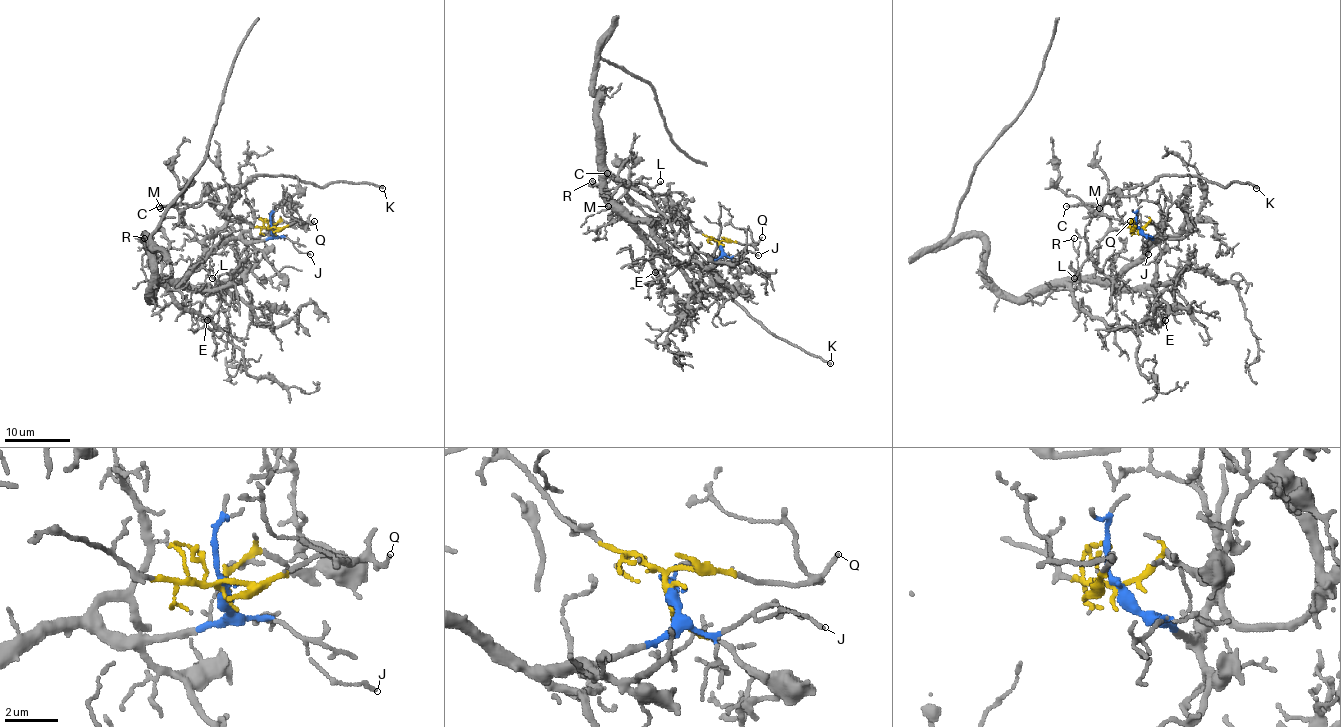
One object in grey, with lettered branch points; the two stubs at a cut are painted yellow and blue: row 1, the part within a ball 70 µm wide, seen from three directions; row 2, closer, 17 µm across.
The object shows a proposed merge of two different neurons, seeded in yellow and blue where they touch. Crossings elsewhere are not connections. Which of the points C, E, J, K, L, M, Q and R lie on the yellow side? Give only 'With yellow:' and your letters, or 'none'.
With yellow: C, K, M, Q

